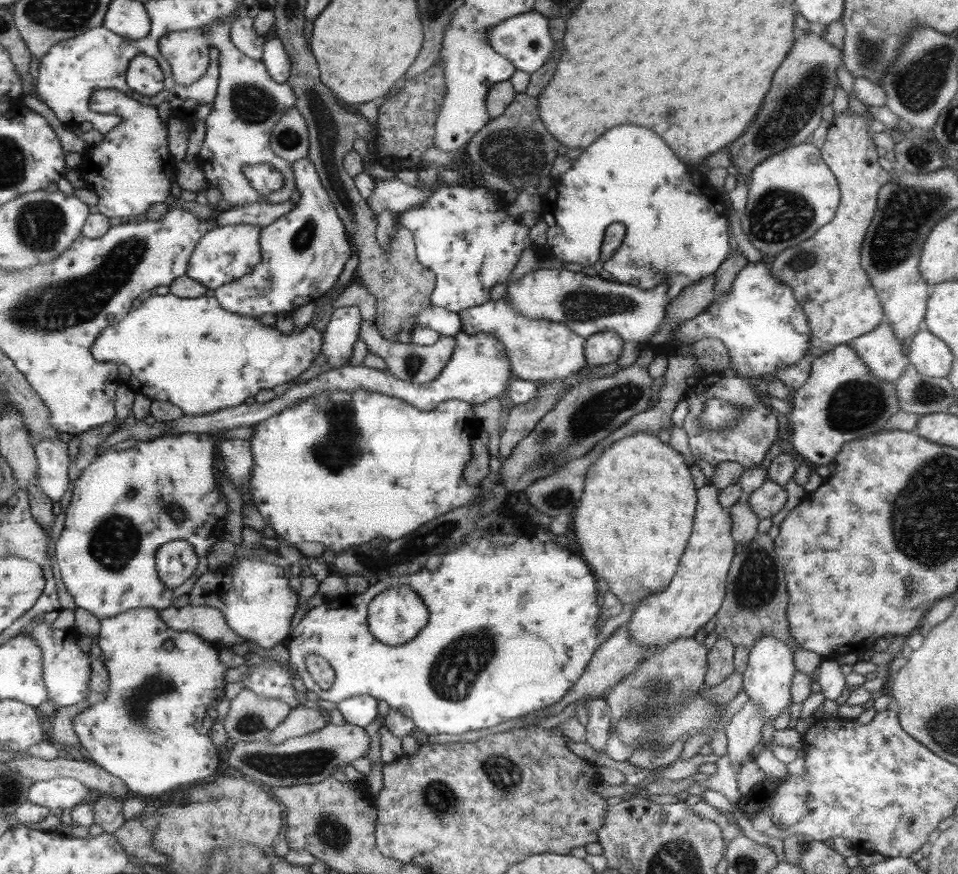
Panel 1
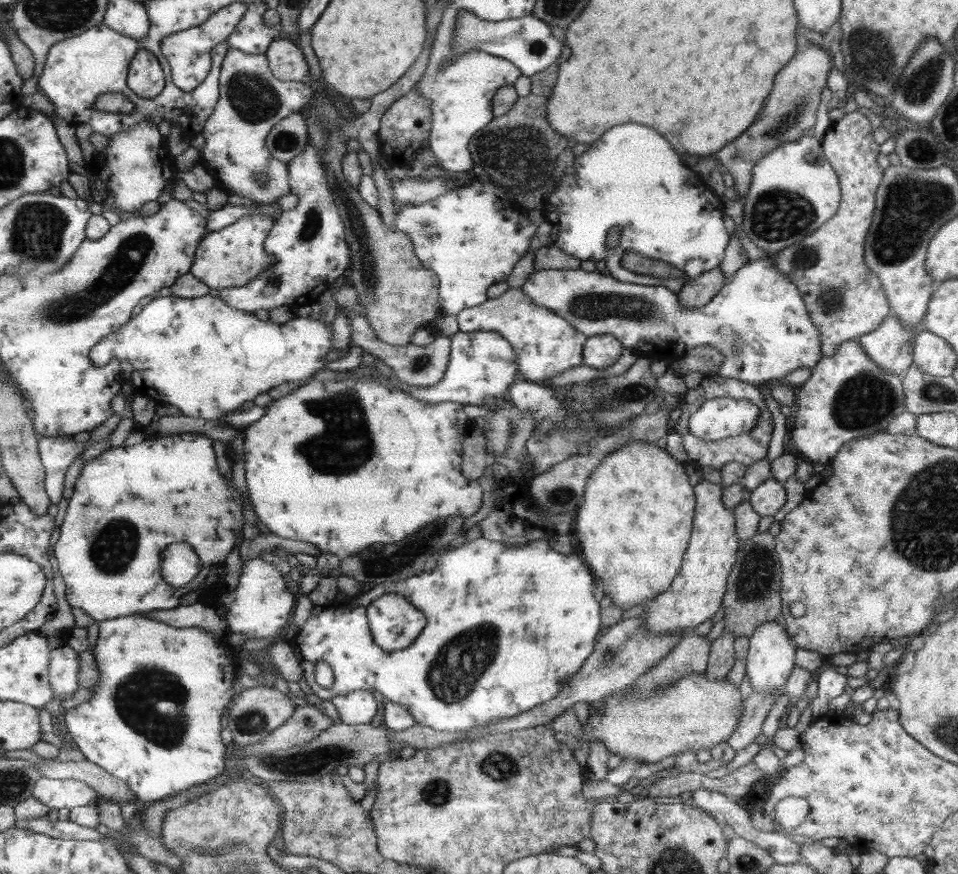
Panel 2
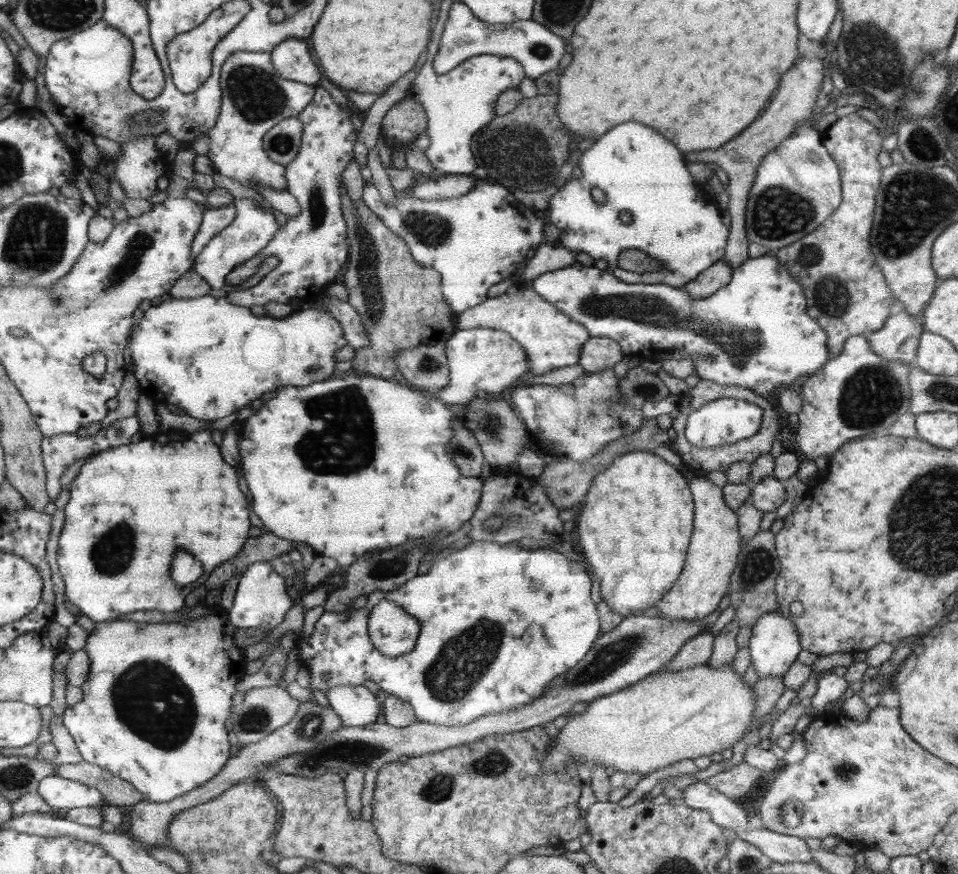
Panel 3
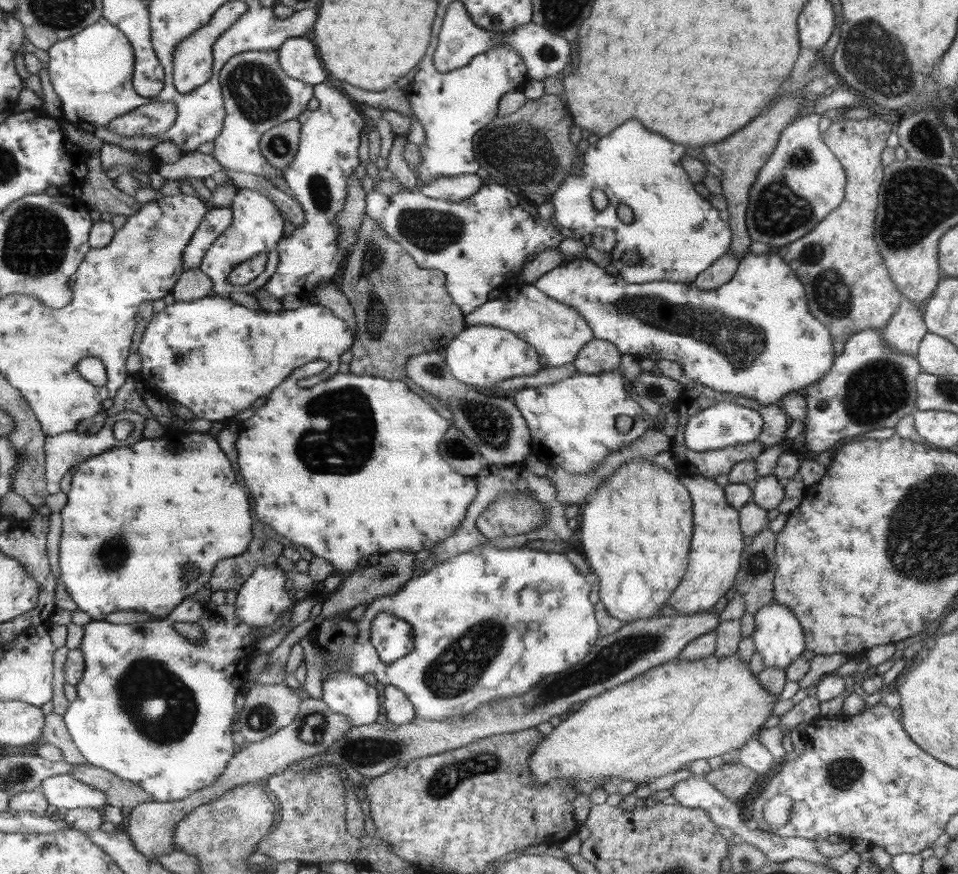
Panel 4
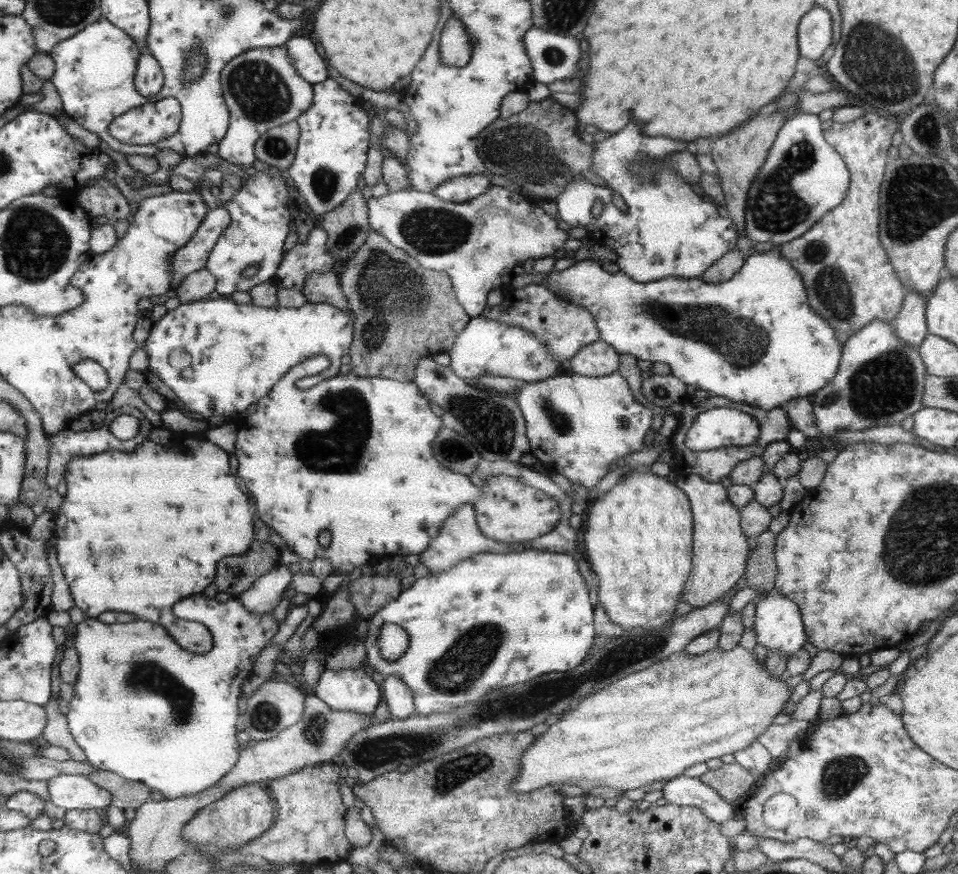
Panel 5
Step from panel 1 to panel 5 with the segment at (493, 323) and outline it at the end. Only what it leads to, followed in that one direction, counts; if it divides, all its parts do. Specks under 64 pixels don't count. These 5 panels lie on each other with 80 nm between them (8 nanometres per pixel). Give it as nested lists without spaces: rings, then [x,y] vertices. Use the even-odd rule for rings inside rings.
[[[529,285],[513,292],[504,292],[504,300],[498,306],[486,306],[480,317],[519,326],[538,337],[549,353],[561,364],[566,365],[581,348],[588,343],[601,340],[597,322],[588,310],[560,300],[550,289],[542,285]]]

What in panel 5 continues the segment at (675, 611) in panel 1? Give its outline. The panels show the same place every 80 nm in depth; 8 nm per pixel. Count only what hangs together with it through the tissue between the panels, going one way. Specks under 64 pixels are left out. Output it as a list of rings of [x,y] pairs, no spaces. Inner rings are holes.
[[[678,474],[675,485],[681,488],[689,499],[693,515],[692,570],[688,575],[679,602],[688,602],[688,604],[694,606],[693,609],[702,608],[722,599],[724,594],[730,591],[743,576],[752,540],[742,532],[739,509],[730,502],[727,488],[724,488],[721,483],[707,481],[697,474]]]

